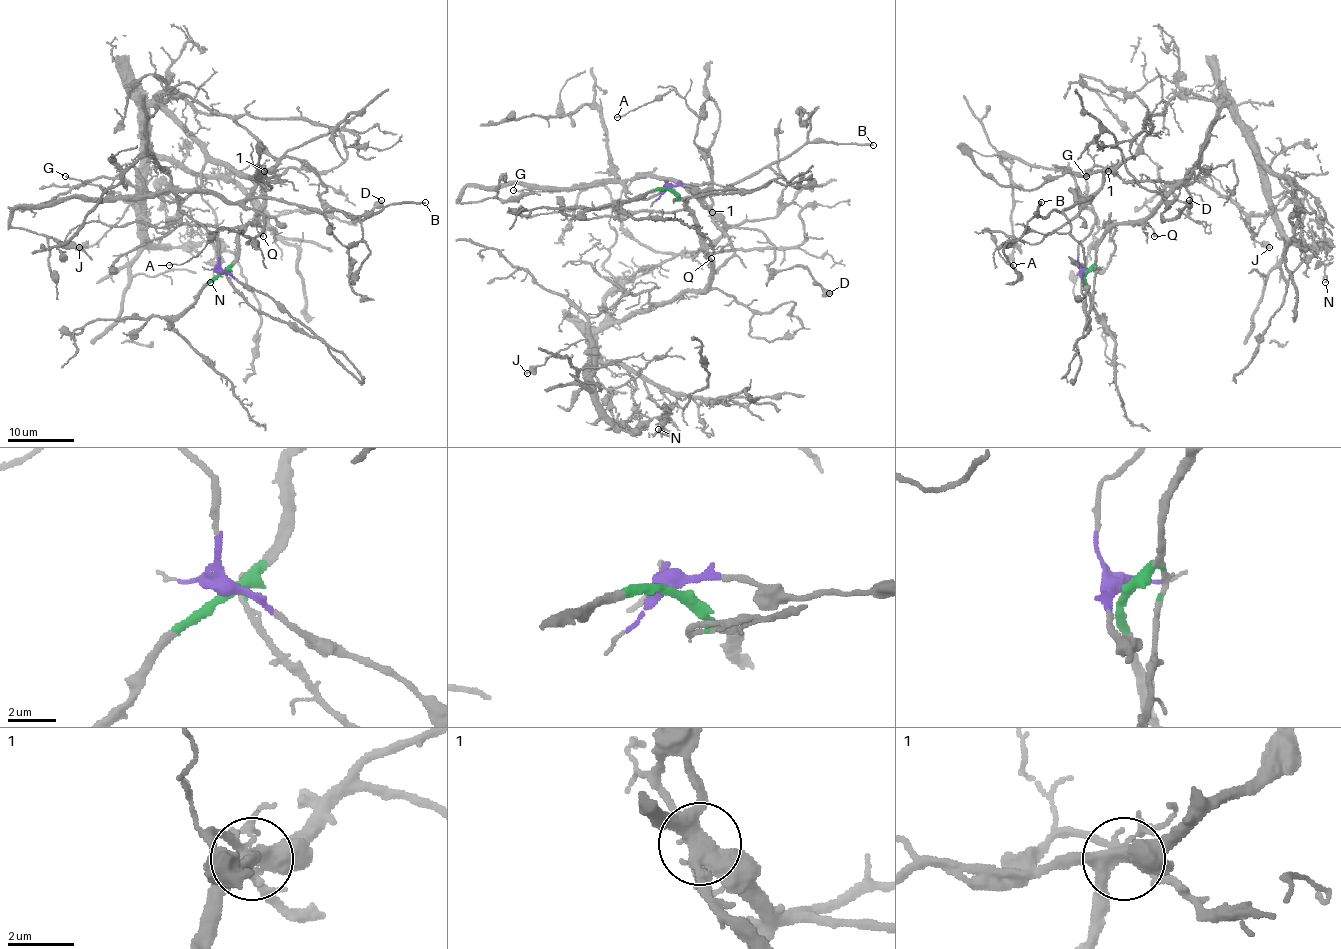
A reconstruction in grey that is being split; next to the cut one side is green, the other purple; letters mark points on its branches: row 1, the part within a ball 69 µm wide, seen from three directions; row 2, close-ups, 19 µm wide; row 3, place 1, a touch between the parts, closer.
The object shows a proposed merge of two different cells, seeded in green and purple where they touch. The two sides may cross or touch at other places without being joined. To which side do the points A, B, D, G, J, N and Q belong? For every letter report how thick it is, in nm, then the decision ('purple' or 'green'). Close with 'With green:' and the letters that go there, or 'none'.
A: 110 nm thick; purple
B: 220 nm thick; purple
D: 440 nm thick; purple
G: 120 nm thick; purple
J: 320 nm thick; green
N: 130 nm thick; green
Q: 150 nm thick; green
With green: J, N, Q

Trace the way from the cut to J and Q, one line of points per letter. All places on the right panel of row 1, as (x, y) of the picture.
J: (1084, 272), (1115, 226), (1186, 181), (1223, 107), (1270, 201), (1265, 214), (1235, 201), (1240, 217), (1270, 247)
Q: (1084, 272), (1094, 262), (1096, 244), (1115, 226), (1146, 224), (1155, 236)

